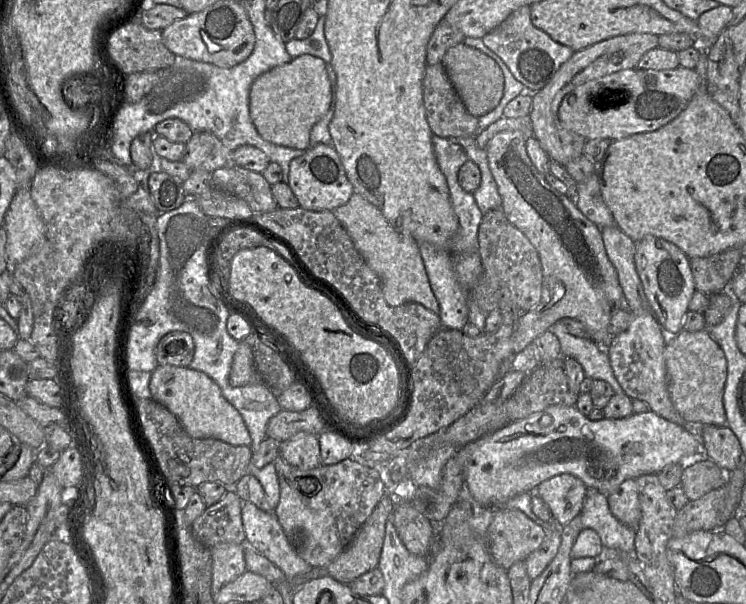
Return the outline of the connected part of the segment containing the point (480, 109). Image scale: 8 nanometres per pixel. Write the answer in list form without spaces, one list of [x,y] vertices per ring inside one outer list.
[[[463,43],[451,46],[441,64],[462,100],[467,112],[479,118],[492,111],[501,101],[504,93],[504,76],[497,63],[481,51]]]

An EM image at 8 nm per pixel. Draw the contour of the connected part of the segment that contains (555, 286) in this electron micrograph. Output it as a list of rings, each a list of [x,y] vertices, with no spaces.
[[[503,131],[485,147],[488,165],[501,197],[500,208],[507,220],[534,246],[542,266],[541,299],[518,318],[513,334],[514,354],[565,317],[580,321],[590,339],[607,347],[613,337],[609,333],[611,314],[616,307],[627,307],[627,304],[617,271],[607,256],[601,228],[582,214],[575,201],[548,184],[528,157],[525,140],[518,131]]]

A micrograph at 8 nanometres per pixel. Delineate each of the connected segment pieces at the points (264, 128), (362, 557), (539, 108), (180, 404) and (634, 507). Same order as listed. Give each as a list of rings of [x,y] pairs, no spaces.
[[[303,54],[254,80],[249,93],[249,112],[264,140],[279,146],[304,149],[309,144],[312,127],[328,112],[331,101],[331,83],[325,62]]]
[[[393,487],[377,504],[345,550],[327,566],[327,574],[350,584],[362,574],[378,568],[386,523],[395,508]]]
[[[632,33],[615,36],[575,52],[554,74],[550,81],[539,91],[532,94],[532,107],[529,119],[533,136],[539,141],[550,159],[561,165],[580,157],[586,139],[565,129],[558,117],[558,109],[563,98],[577,86],[603,76],[627,69],[636,68],[638,62],[648,51],[657,48],[659,36],[649,33]]]
[[[158,365],[151,373],[149,388],[151,398],[172,412],[190,436],[250,446],[250,433],[240,412],[224,397],[218,384],[204,372],[190,367]]]
[[[636,479],[623,481],[607,496],[611,513],[622,523],[636,530],[641,520]]]

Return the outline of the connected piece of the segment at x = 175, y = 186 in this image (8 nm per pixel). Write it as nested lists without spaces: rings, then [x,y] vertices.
[[[151,171],[148,188],[152,200],[160,213],[177,209],[186,201],[183,181],[163,171]]]

